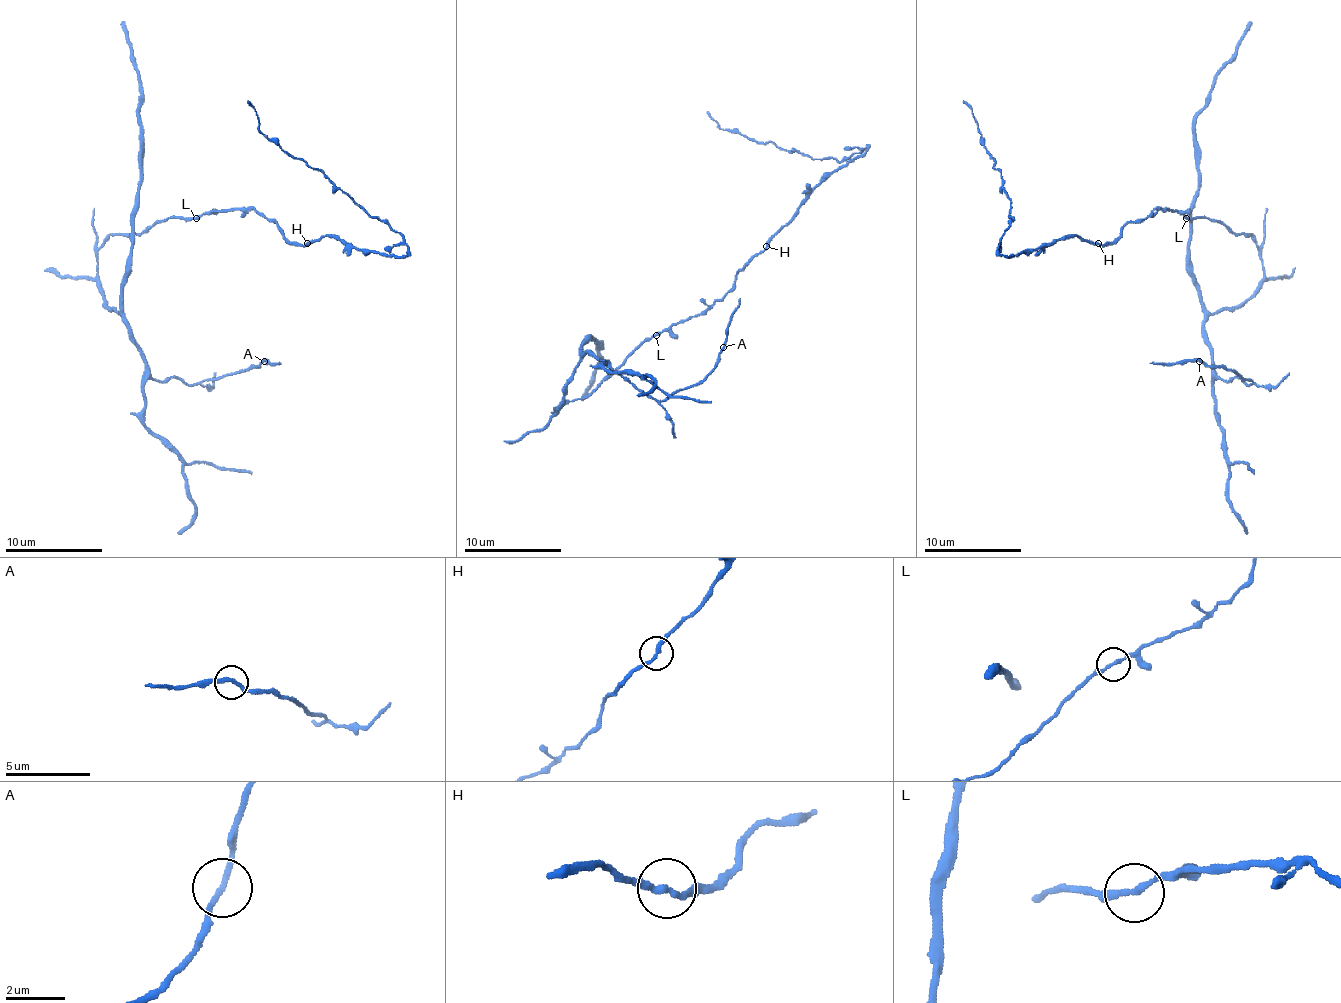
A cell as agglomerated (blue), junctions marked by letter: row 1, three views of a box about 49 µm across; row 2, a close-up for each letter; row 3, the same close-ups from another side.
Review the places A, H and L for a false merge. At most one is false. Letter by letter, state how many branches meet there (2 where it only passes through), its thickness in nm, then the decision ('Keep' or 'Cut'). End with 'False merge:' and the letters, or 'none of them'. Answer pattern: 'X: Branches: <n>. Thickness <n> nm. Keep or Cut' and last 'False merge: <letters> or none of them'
A: Branches: 2. Thickness 200 nm. Keep
H: Branches: 2. Thickness 200 nm. Keep
L: Branches: 2. Thickness 190 nm. Keep
False merge: none of them

